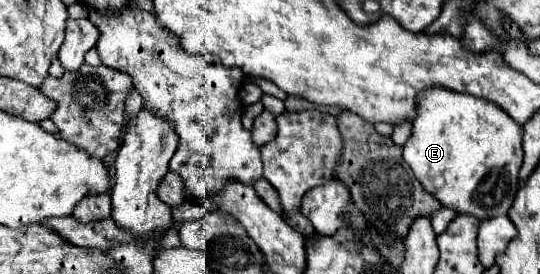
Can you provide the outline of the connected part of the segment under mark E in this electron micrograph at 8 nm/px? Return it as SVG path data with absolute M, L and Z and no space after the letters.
M429 88L419 94L413 134L403 148L403 160L411 166L423 188L443 206L471 214L479 220L507 214L517 194L523 128L499 106L471 94L455 94L445 88Z

